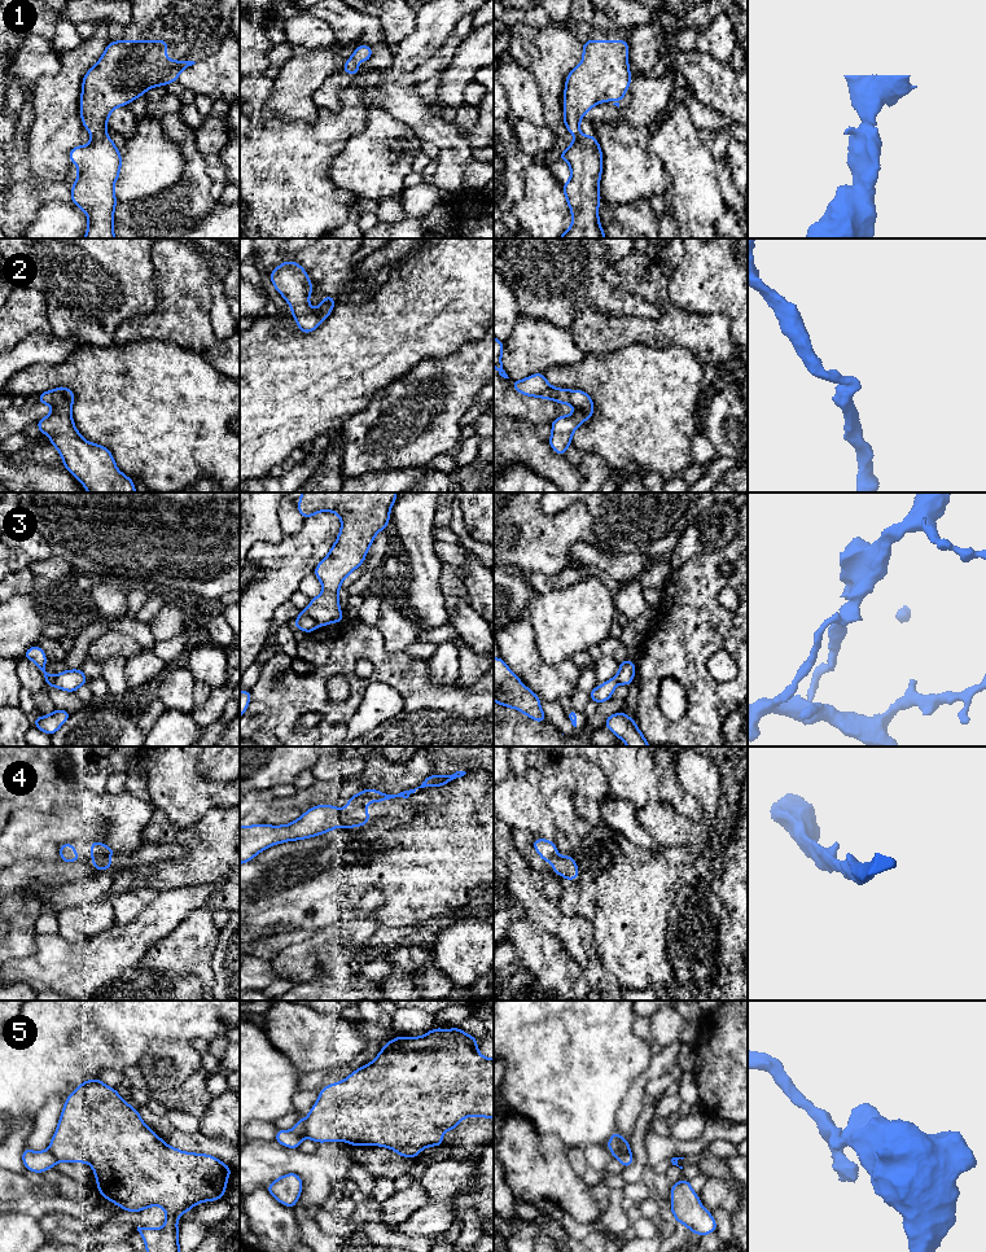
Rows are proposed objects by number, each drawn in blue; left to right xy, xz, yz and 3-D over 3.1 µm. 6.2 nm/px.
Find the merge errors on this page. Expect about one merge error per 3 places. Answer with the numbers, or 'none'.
3, 5

